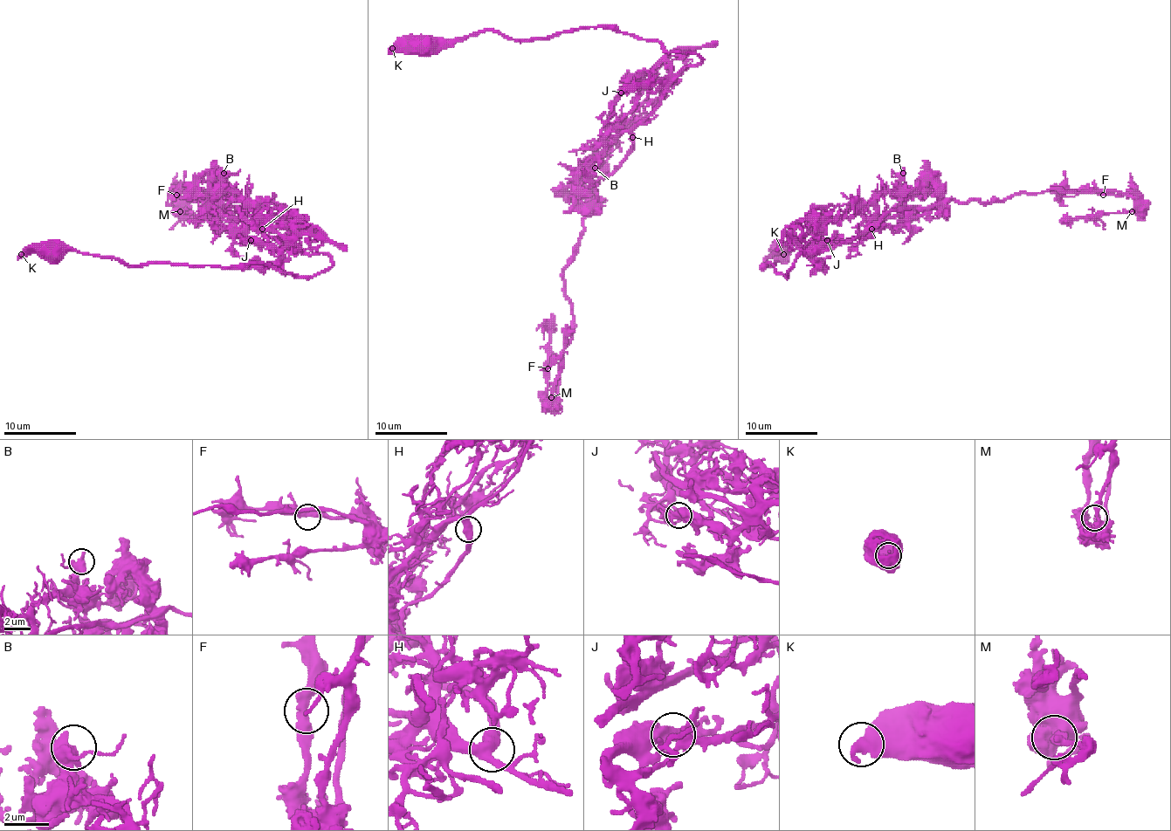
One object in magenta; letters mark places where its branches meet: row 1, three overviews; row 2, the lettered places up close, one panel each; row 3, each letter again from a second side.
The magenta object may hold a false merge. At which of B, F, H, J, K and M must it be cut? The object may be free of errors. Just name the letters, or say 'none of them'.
J

